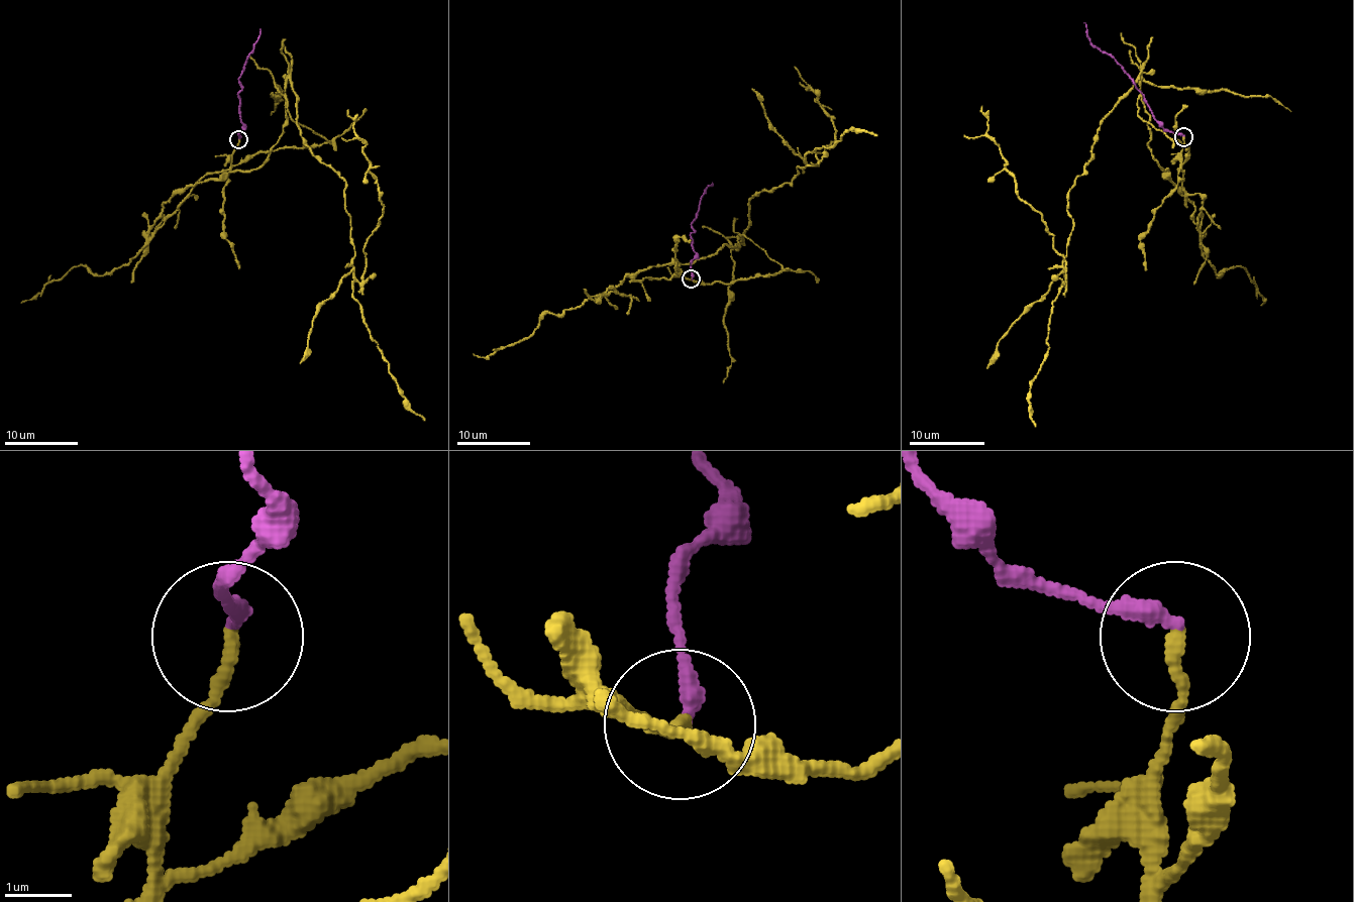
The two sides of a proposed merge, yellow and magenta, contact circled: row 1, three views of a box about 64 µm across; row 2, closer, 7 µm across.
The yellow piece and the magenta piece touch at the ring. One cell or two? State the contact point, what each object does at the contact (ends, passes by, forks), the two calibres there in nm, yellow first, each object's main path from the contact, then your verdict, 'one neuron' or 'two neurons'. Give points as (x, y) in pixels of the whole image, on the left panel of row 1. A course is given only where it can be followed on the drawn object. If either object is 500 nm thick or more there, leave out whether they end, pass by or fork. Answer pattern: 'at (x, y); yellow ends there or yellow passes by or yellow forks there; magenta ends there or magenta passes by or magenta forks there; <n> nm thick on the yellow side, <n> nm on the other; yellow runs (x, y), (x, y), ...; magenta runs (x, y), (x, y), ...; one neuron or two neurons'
at (238, 139); yellow ends there; magenta ends there; 200 nm thick on the yellow side, 240 nm on the other; yellow runs (238, 139), (232, 164), (329, 142), (291, 84), (358, 280), (383, 203), (347, 110); magenta runs (238, 139), (241, 124), (238, 93), (241, 84), (238, 77), (254, 47), (261, 29); two neurons

